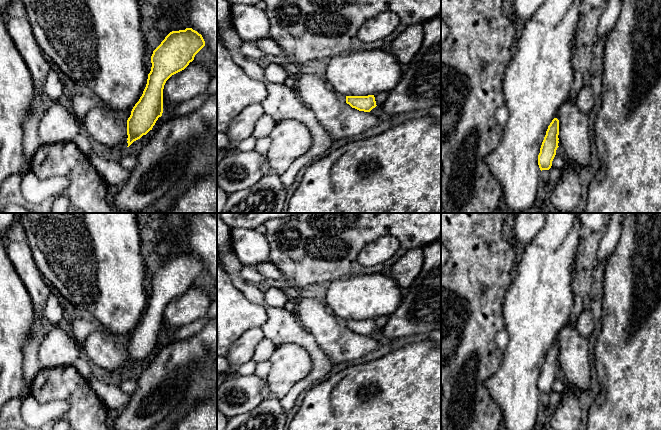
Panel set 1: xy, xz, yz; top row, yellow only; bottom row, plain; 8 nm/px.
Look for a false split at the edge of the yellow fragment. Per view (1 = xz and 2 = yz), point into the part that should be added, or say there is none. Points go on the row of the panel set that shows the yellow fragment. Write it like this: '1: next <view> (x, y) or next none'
1: next none
2: next none

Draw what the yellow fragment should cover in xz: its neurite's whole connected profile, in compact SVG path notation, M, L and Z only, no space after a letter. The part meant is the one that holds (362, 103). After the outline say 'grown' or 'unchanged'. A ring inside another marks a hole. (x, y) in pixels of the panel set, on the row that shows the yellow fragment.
M374 95L346 96L346 103L349 104L352 108L364 112L370 112L377 106Z; unchanged

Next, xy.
M186 28L170 32L153 51L146 87L127 120L127 147L152 130L163 113L166 81L184 70L204 46L202 35L192 28Z; unchanged

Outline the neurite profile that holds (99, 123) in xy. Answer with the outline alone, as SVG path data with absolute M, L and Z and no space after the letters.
M95 106L82 119L83 131L102 145L128 146L127 120L131 111L112 111L107 107Z

